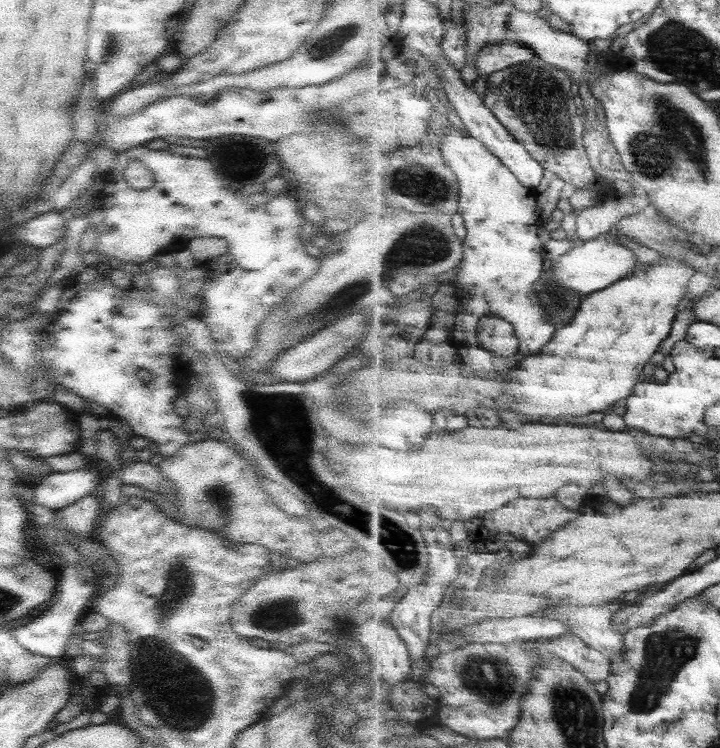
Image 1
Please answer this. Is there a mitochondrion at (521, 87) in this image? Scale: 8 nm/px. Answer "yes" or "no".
yes

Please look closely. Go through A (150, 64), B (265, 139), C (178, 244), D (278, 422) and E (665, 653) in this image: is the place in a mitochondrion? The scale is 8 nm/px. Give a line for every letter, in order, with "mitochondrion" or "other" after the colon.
A: other
B: other
C: other
D: mitochondrion
E: mitochondrion

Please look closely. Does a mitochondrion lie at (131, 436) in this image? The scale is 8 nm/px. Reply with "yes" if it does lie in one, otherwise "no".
no

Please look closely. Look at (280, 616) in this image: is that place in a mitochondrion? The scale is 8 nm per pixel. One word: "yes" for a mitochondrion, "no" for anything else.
yes

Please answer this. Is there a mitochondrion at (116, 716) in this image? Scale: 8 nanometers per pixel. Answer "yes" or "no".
no

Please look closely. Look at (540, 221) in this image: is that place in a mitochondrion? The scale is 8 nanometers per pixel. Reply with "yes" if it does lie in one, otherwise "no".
no

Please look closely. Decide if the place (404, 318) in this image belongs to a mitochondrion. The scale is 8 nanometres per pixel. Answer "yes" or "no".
no

